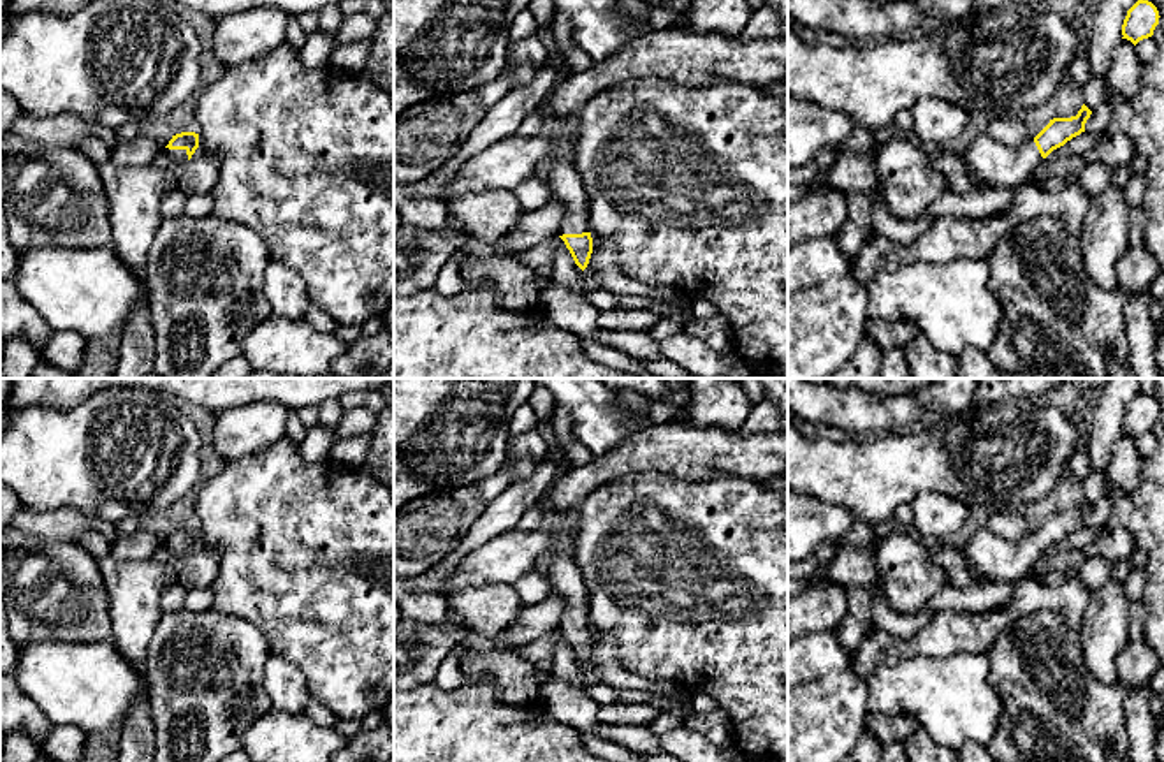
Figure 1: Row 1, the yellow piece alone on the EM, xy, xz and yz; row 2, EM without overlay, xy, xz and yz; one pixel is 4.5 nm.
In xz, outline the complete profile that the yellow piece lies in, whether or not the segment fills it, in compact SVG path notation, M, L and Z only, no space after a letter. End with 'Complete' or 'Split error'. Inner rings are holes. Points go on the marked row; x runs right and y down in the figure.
M554 160L549 167L547 185L552 199L559 201L566 209L559 238L564 241L575 264L584 271L593 253L584 183L573 164Z. Split error

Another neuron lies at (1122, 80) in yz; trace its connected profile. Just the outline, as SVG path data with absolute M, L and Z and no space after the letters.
M1122 39L1111 53L1111 63L1108 77L1104 81L1108 95L1104 102L1092 111L1085 123L1085 132L1104 136L1113 113L1115 97L1132 97L1138 92L1139 72L1143 63L1139 62L1134 44Z

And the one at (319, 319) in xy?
M311 306L302 319L322 333L334 333L338 327L336 320L316 306Z

